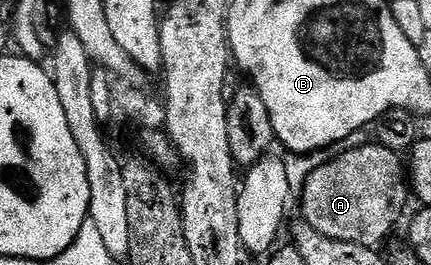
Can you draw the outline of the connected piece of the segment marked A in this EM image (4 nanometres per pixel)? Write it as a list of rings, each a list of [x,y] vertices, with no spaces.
[[[368,142],[317,167],[305,180],[303,191],[299,195],[304,223],[335,241],[353,242],[355,245],[378,249],[389,232],[399,224],[401,211],[409,193],[407,172],[401,160],[402,157],[388,147]]]

